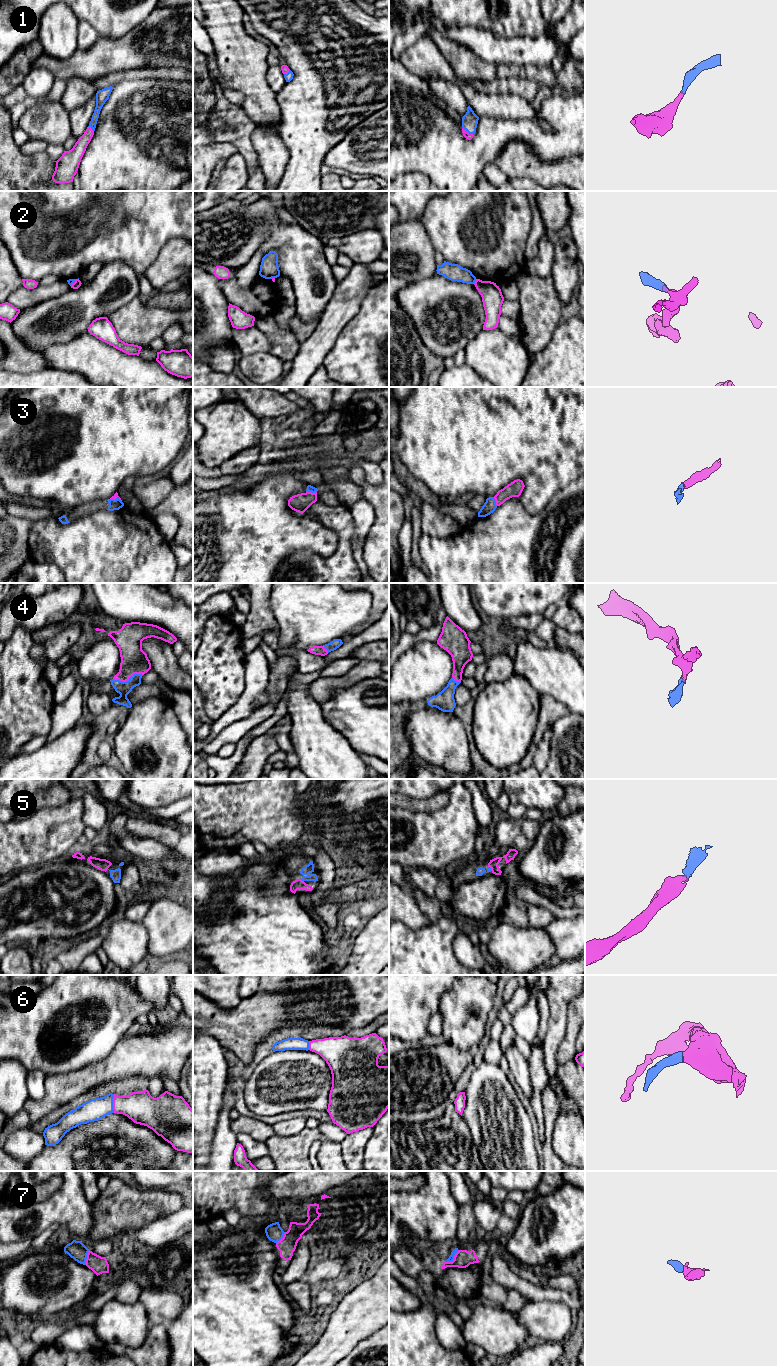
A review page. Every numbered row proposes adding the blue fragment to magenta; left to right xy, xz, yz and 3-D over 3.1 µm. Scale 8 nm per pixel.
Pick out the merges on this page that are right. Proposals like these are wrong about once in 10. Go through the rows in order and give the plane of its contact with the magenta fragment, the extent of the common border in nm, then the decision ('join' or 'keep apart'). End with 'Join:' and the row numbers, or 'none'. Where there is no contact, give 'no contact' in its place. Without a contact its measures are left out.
1: yz | 120 nm | join
2: yz | 50 nm | keep apart
3: xz | 90 nm | join
4: xy | 240 nm | join
5: xz | 40 nm | join
6: xy | 150 nm | join
7: yz | 140 nm | join
Join: 1, 3, 4, 5, 6, 7

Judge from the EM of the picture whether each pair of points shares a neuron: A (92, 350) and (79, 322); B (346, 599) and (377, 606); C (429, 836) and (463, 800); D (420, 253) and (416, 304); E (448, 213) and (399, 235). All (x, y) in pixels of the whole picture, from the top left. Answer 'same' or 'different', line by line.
A: different
B: different
C: same
D: different
E: different

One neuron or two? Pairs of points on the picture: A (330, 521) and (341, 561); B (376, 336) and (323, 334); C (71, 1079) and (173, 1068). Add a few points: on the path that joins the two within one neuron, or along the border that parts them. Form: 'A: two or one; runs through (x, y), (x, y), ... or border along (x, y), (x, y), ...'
A: one; runs through (340, 530), (343, 533), (343, 551)
B: two; border along (353, 316), (326, 355)
C: one; runs through (96, 1073), (107, 1070), (122, 1059), (148, 1059)

